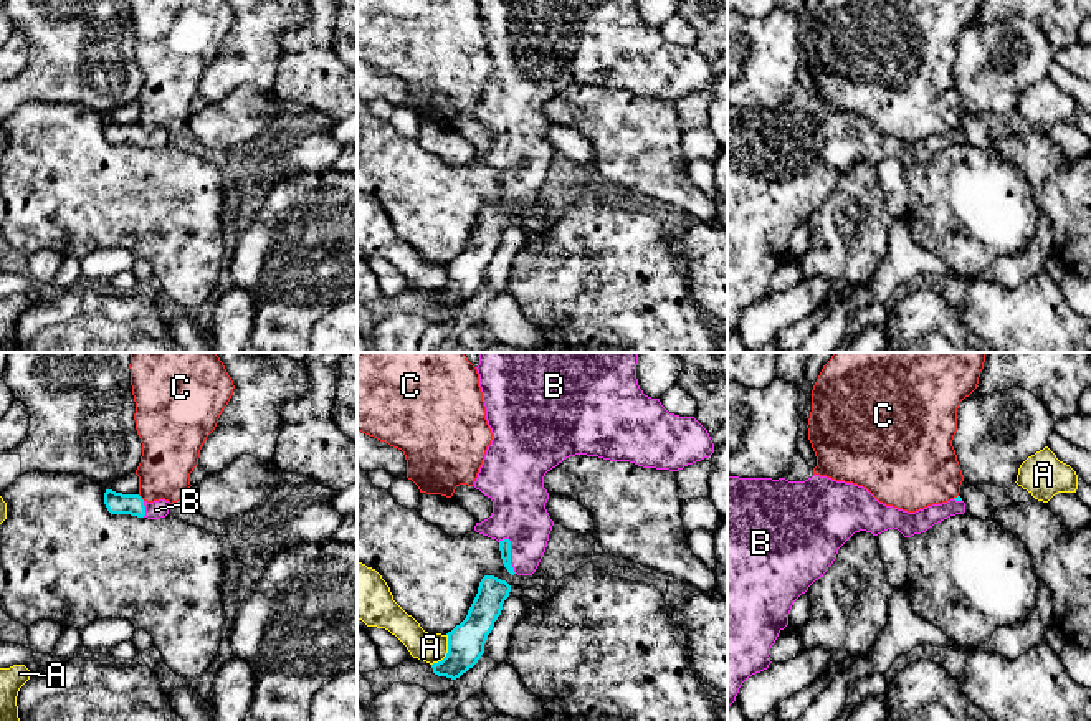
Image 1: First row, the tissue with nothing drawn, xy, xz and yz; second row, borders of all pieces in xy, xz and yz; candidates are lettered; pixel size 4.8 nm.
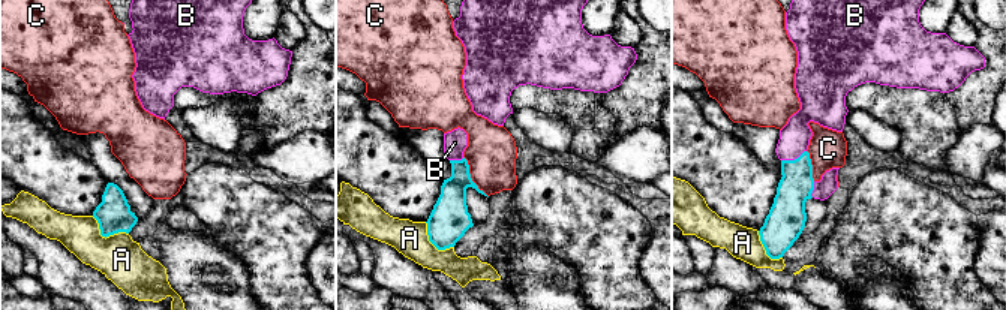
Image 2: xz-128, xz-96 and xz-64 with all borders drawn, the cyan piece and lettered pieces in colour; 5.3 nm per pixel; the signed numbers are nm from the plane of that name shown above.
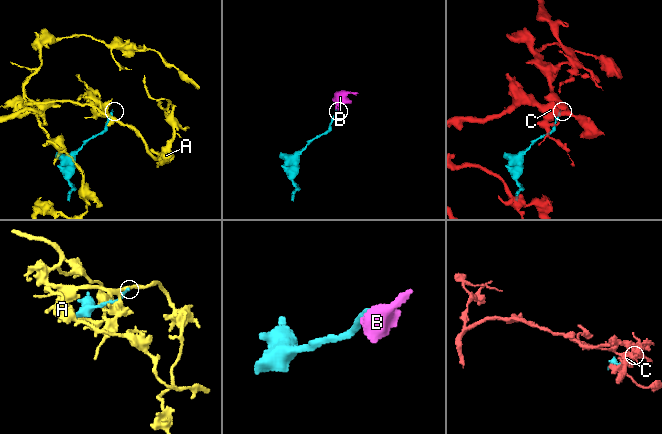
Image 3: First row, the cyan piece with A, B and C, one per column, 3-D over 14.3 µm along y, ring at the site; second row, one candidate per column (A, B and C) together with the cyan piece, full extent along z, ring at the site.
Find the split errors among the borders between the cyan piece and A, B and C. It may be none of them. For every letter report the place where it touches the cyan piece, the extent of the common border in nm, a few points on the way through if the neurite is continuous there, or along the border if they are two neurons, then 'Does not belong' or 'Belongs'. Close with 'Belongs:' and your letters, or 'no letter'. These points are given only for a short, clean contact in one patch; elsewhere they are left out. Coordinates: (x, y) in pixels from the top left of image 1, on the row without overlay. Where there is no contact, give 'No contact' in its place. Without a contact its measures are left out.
A: Touches cyan at xz (448, 281). Shared border 180 nm. Does not belong
B: Touches cyan at xz (509, 184). Shared border 190 nm. Path across: xz (505, 176), (509, 184), (519, 174), (519, 144). Belongs
C: Touches cyan at xy (139, 126). Shared border 50 nm. Boundary: xy (138, 124), (144, 129). Does not belong
Belongs: B

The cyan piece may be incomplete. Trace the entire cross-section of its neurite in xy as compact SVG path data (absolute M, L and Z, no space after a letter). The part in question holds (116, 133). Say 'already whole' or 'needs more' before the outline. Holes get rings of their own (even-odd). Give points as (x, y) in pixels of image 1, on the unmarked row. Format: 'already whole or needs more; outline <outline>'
needs more; outline M106 119L104 134L111 144L131 144L147 149L165 147L170 139L170 132L165 129L147 132L139 124L122 124L112 119Z

